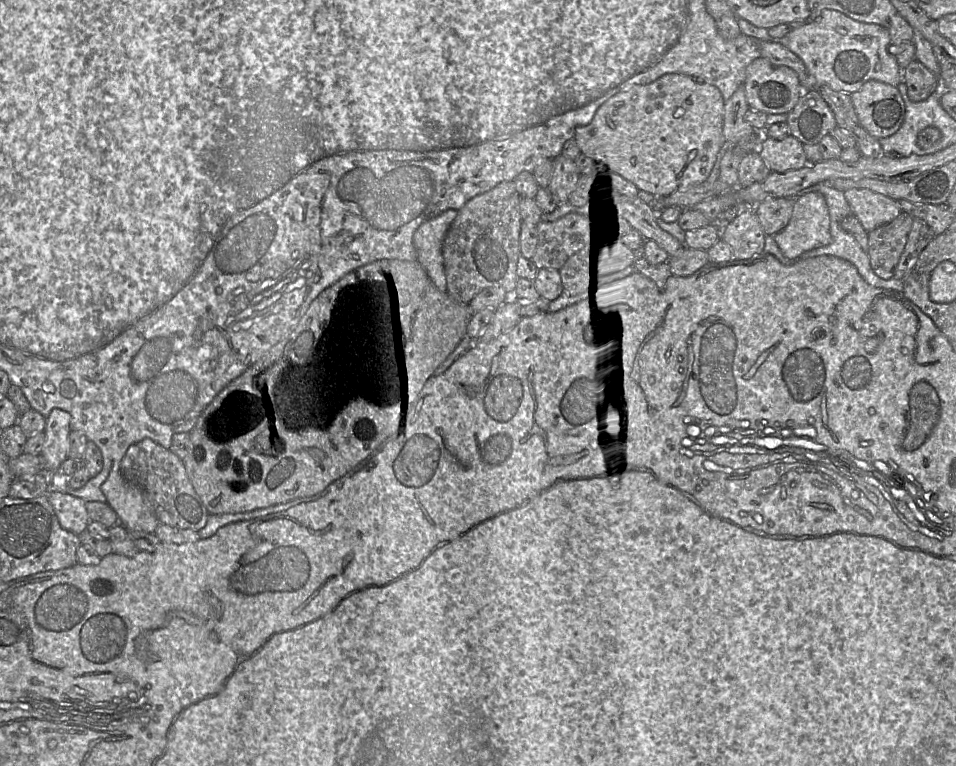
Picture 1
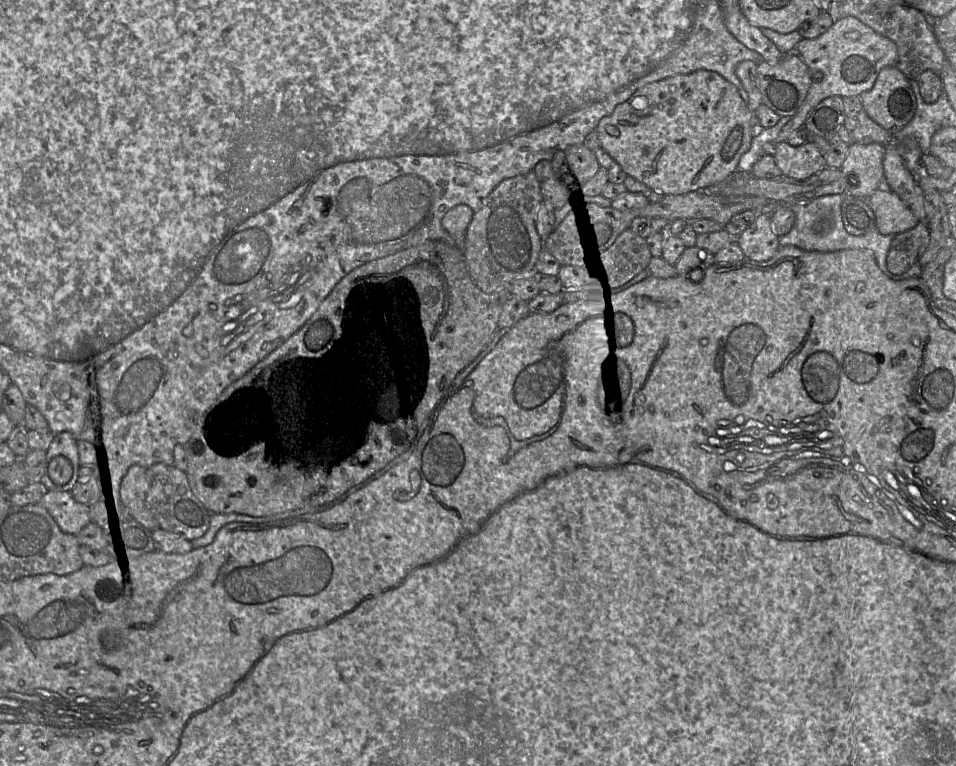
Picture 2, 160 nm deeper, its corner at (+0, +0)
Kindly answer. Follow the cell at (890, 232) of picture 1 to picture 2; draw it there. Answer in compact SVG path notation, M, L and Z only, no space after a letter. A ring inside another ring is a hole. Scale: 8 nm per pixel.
M925 222L919 223L912 229L896 234L886 258L886 266L890 273L901 275L918 262L930 239L929 229Z

